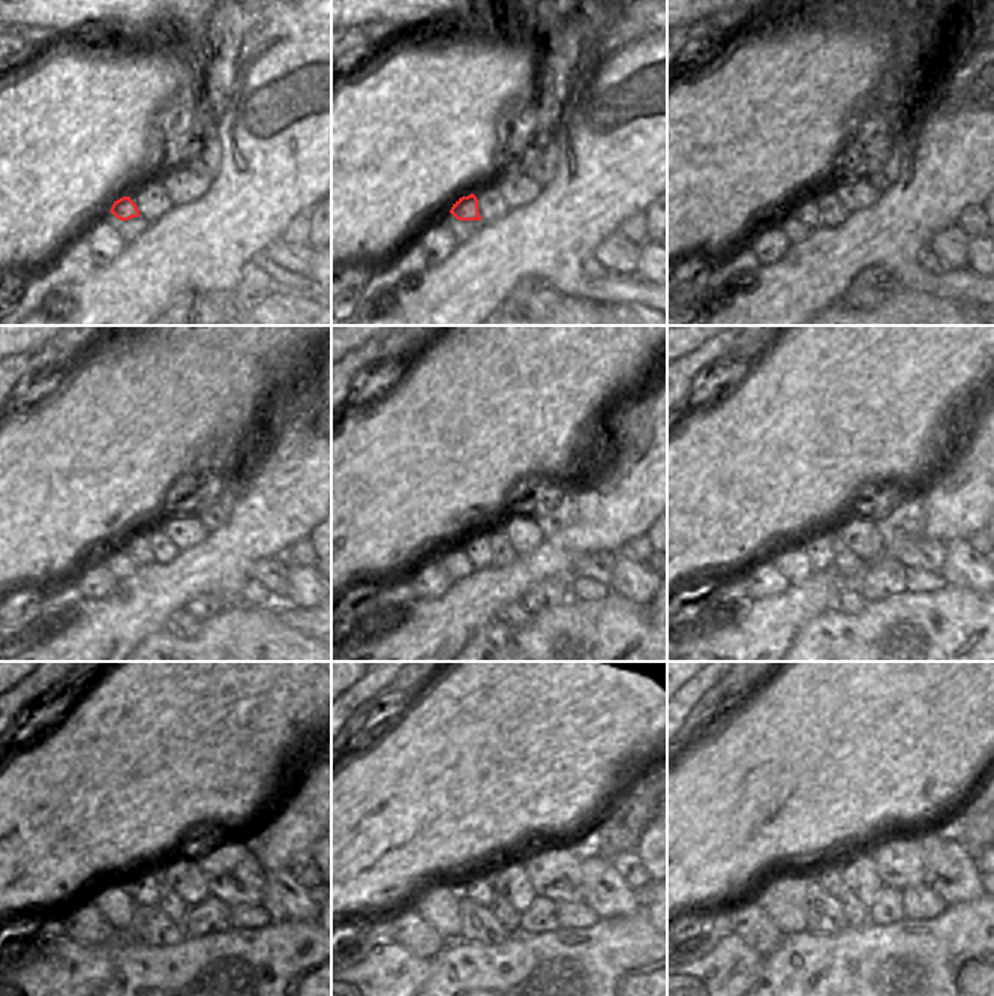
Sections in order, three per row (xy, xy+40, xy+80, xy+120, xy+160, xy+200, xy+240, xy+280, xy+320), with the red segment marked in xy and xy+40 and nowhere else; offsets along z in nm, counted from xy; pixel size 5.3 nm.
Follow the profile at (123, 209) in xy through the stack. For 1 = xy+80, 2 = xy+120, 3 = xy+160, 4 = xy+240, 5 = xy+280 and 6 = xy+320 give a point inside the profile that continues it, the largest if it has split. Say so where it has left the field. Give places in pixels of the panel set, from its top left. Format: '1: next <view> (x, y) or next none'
1: next xy+80 (805, 210)
2: next xy+120 (138, 548)
3: next xy+160 (477, 546)
4: next xy+240 (143, 888)
5: next xy+280 (480, 891)
6: next xy+320 (831, 881)

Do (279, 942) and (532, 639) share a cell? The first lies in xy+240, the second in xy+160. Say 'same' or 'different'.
same

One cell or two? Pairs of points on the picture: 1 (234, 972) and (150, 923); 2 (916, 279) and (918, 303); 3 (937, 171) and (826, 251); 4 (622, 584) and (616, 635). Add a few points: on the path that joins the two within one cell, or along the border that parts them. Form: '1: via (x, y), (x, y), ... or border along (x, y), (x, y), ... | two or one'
1: border along (186, 936), (173, 945), (146, 944) | two
2: border along (895, 288), (925, 291), (951, 300) | two
3: via (910, 198), (871, 237), (865, 237), (853, 246) | one
4: border along (612, 590), (646, 608) | two

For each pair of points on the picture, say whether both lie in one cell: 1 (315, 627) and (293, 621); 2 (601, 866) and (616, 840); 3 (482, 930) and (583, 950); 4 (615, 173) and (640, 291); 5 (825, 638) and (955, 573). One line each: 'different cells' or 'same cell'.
1: same cell
2: different cells
3: different cells
4: same cell
5: different cells

